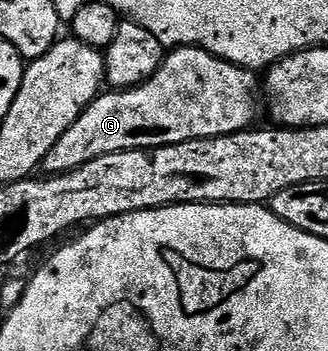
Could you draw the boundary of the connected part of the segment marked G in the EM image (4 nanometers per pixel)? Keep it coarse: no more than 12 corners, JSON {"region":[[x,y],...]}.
{"region":[[195,45],[95,98],[44,174],[244,132],[259,79]]}

